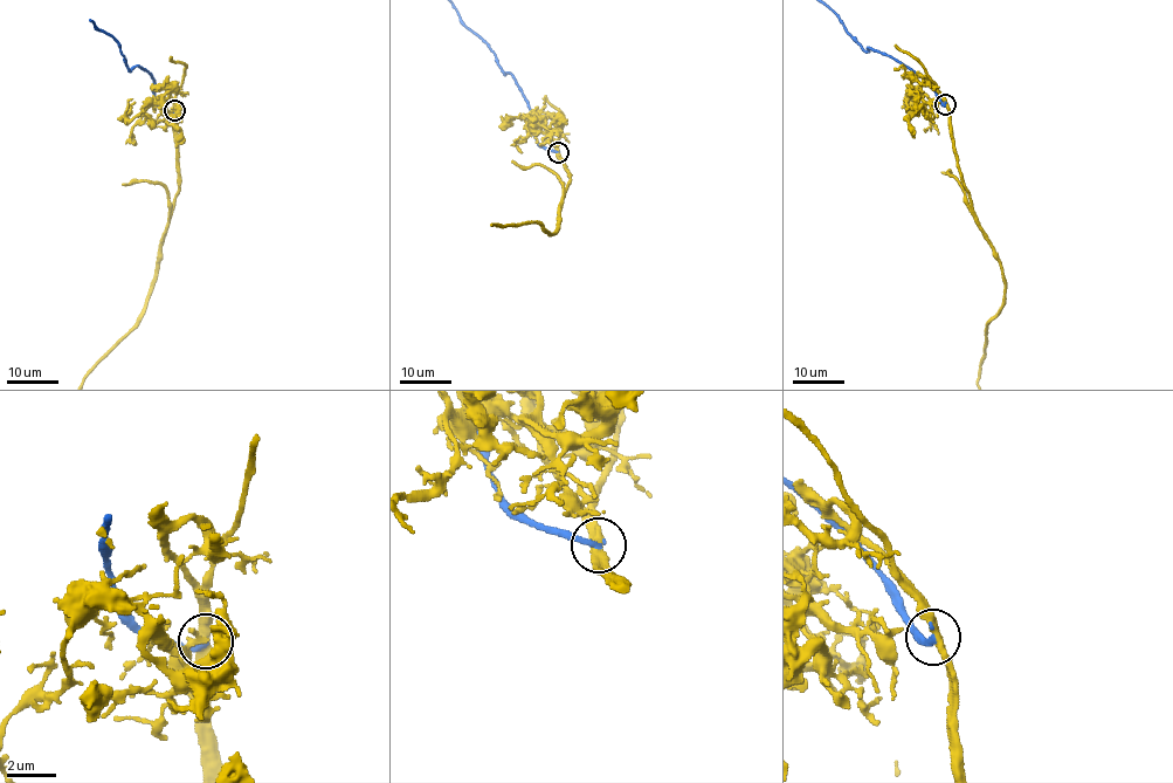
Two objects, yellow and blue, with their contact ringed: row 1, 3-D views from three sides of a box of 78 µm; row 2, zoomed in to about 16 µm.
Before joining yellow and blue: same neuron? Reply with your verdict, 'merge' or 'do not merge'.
do not merge

